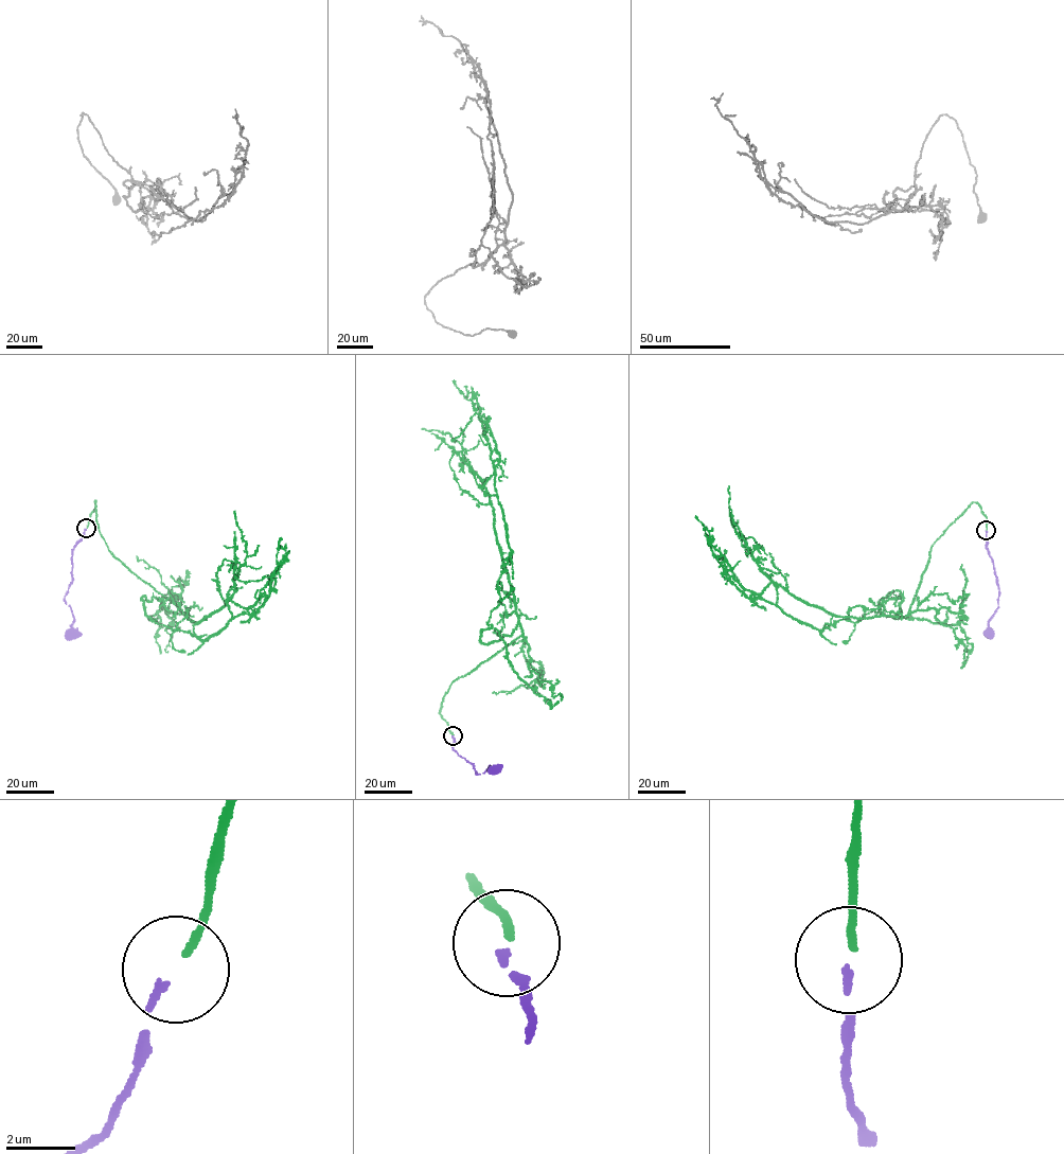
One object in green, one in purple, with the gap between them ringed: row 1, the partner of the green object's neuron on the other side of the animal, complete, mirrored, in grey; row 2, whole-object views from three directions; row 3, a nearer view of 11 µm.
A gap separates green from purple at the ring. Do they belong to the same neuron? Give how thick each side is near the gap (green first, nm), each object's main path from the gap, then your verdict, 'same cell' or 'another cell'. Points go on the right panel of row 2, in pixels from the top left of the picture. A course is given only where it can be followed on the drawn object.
220 nm thick on the green side, 200 nm on the other; green runs (987, 530), (974, 501), (933, 546), (907, 615), (856, 619), (773, 582), (757, 593), (728, 580), (695, 515); purple runs (986, 531), (986, 548), (999, 595), (997, 608), (989, 620), (989, 633); same cell

